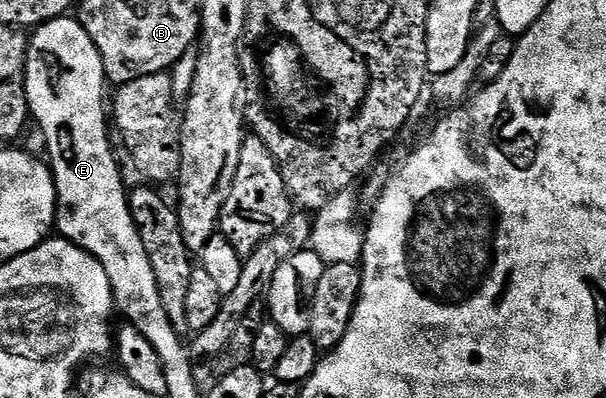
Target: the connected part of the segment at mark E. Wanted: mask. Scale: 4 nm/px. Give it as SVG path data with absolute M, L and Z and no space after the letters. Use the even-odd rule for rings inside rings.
M75 17L55 18L31 31L28 44L28 59L24 65L25 86L28 89L28 109L35 125L44 133L44 141L52 146L50 167L56 179L56 221L55 229L59 237L72 241L72 234L84 234L84 230L116 230L116 222L92 222L92 218L116 218L116 198L108 186L126 184L120 166L116 162L114 143L108 139L110 122L104 119L104 65L102 56L88 35L88 27L83 21L75 22Z

